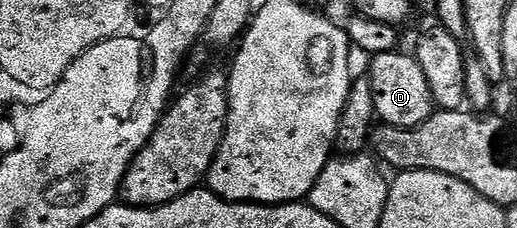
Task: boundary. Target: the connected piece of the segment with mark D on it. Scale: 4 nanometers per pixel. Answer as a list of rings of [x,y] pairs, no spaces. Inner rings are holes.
[[[398,50],[378,52],[369,59],[370,87],[372,88],[372,104],[375,115],[385,125],[395,126],[401,130],[412,130],[424,124],[431,114],[435,113],[434,97],[428,88],[428,80],[424,80],[424,71],[414,59],[413,53],[402,54]]]

